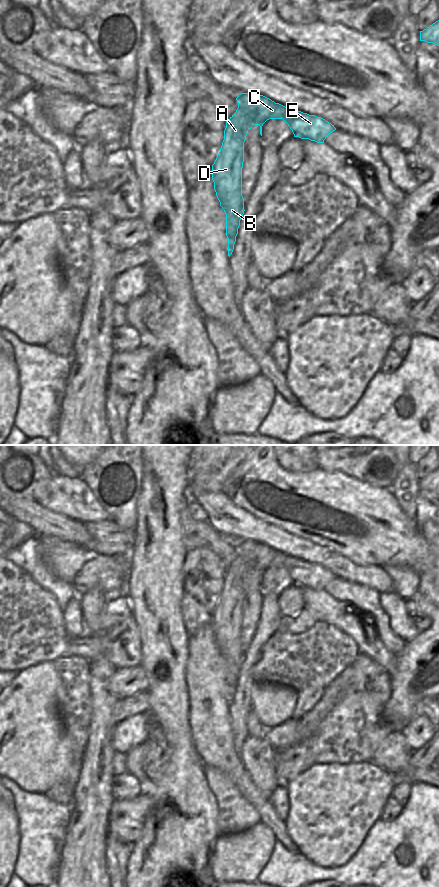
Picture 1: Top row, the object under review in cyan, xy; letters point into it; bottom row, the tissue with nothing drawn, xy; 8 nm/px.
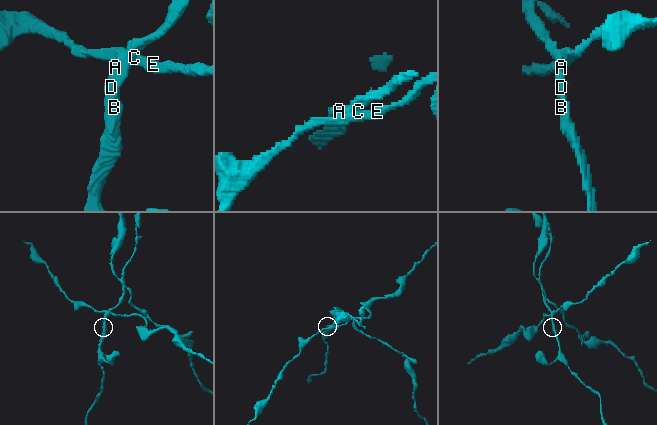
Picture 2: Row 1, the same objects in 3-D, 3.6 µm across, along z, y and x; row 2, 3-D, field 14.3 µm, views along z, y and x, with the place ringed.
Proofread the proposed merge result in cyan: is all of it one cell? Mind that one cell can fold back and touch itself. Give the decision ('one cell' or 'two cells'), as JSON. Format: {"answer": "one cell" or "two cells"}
{"answer": "two cells"}

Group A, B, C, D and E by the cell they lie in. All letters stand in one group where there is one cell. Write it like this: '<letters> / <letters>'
A B D / C E

